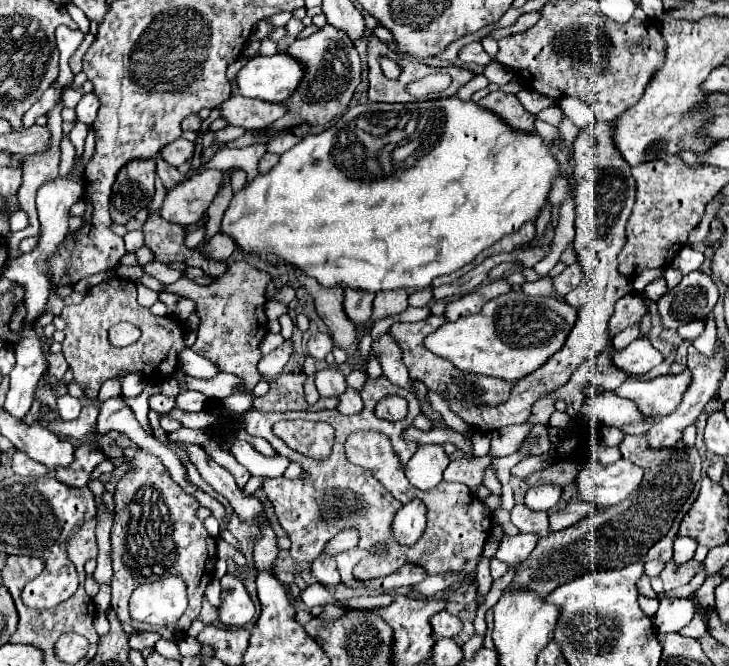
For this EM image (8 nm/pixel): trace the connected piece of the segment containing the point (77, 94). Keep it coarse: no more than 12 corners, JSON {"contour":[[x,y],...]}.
{"contour":[[75,88],[61,90],[63,108],[75,108],[83,92]]}

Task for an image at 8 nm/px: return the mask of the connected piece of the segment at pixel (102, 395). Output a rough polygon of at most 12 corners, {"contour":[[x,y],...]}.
{"contour":[[121,376],[107,380],[99,390],[101,402],[121,392]]}

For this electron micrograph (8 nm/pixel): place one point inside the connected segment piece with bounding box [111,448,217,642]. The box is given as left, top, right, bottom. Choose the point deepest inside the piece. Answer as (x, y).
(156, 529)

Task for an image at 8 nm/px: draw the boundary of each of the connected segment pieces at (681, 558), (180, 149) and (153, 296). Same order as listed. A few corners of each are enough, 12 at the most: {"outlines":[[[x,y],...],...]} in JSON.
{"outlines":[[[691,536],[675,538],[675,562],[687,562],[697,550]],[[185,138],[167,144],[161,154],[171,166],[195,156],[195,144]],[[135,282],[141,306],[153,306],[159,292]]]}

